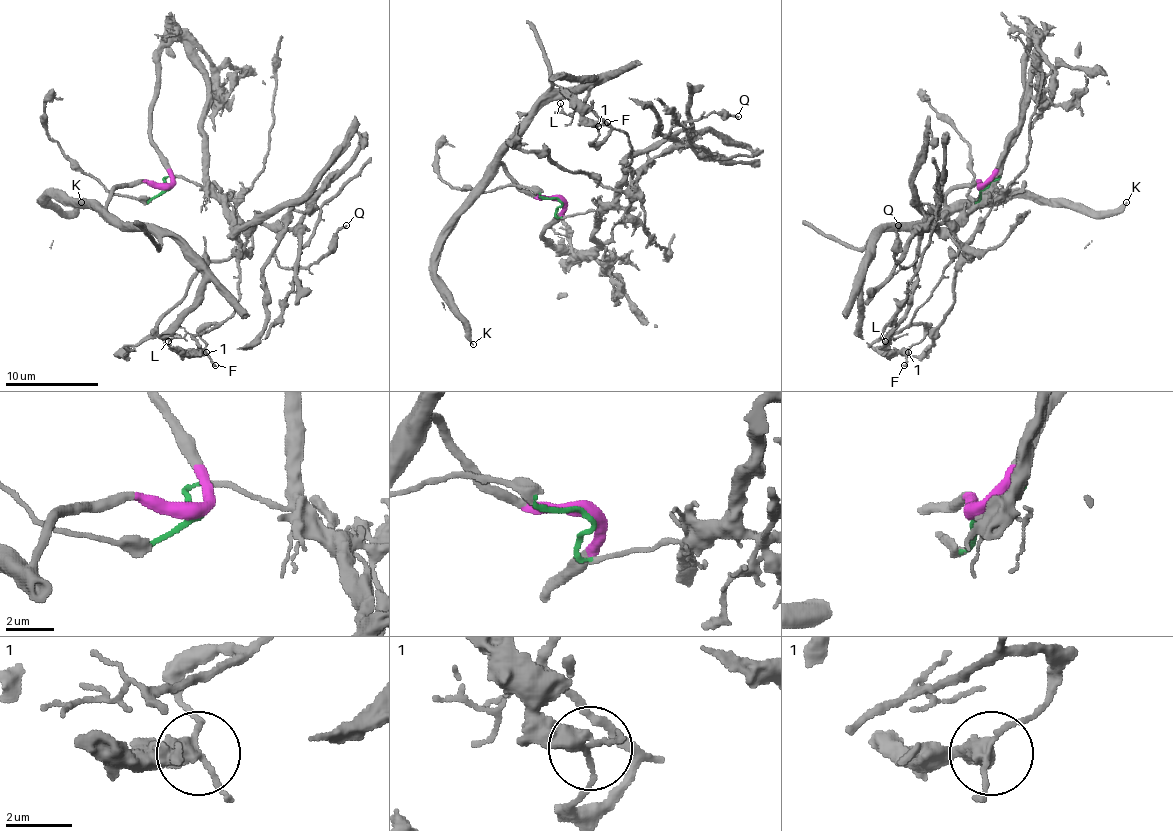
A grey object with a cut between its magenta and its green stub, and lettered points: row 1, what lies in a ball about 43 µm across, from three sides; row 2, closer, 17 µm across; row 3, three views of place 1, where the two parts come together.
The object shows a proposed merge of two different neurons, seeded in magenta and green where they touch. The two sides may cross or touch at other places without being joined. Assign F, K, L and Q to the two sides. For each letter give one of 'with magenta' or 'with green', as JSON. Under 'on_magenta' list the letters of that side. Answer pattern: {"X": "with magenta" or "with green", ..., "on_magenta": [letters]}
{"F": "with green", "K": "with magenta", "L": "with green", "Q": "with green", "on_magenta": ["K"]}

